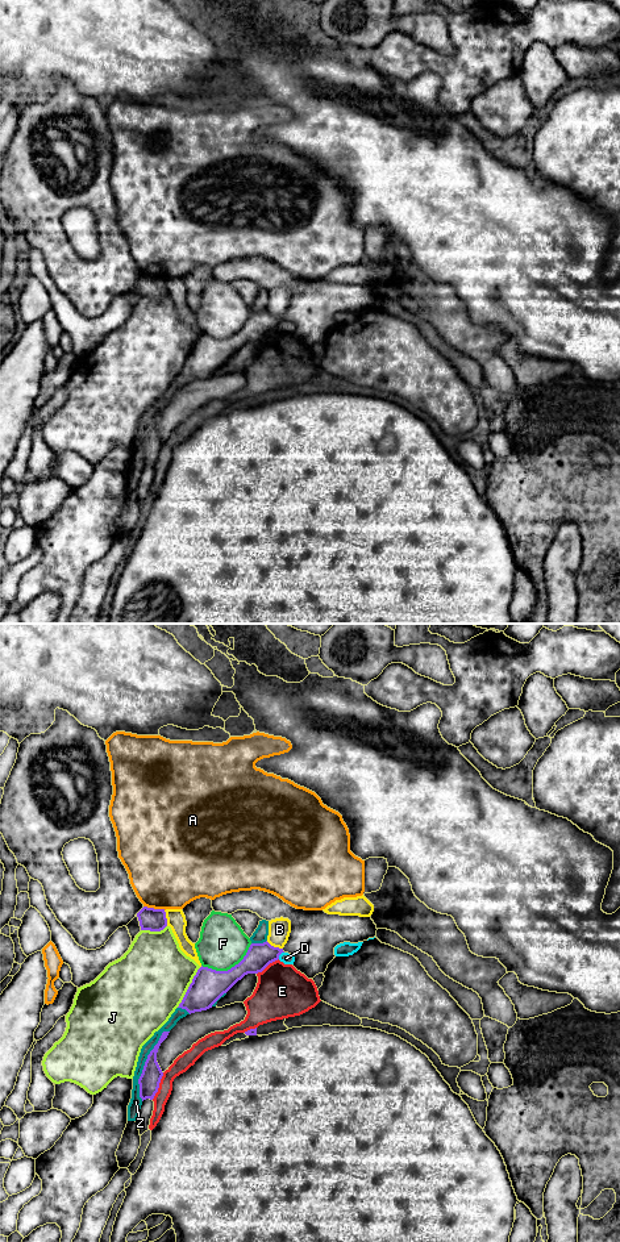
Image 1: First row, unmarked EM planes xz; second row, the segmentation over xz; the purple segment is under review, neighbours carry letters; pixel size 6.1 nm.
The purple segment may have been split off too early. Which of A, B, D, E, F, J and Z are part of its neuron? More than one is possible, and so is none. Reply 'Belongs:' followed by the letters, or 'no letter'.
Belongs: no letter

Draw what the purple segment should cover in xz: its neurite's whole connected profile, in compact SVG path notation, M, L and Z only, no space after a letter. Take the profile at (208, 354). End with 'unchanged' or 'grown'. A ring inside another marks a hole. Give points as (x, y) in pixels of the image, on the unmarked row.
M251 312L244 328L228 339L200 335L192 347L178 376L190 383L212 376L238 349L247 342L262 341L270 332L279 328L283 317L263 312Z; unchanged

